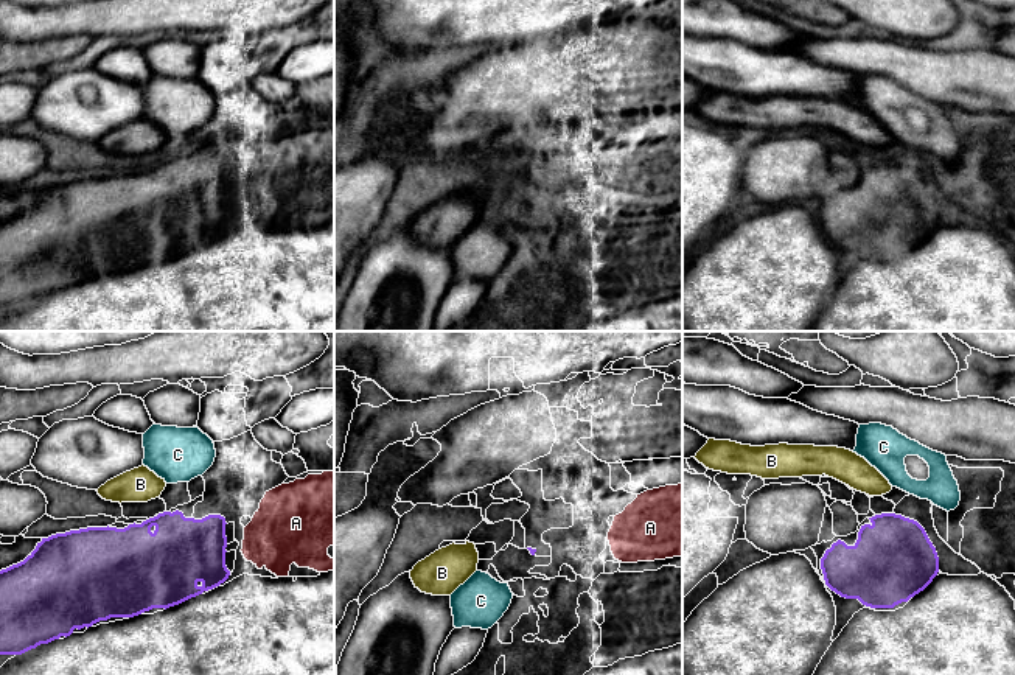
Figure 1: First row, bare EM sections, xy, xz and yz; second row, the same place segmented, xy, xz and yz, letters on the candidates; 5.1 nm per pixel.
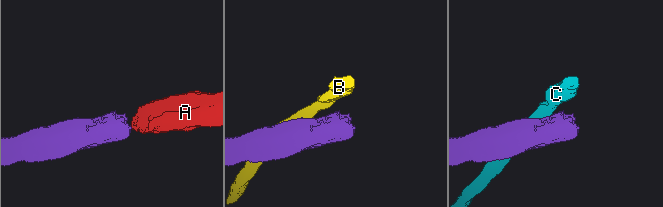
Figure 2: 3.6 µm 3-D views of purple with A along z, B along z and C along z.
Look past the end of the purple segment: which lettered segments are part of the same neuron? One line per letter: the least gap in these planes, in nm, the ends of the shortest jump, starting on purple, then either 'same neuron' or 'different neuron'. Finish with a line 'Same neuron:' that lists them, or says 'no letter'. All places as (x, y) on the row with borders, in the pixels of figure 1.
A: 80 nm apart; from purple across xy (226, 551), (241, 551); same neuron
B: 80 nm apart; from purple across xy (159, 514), (154, 498); different neuron
C: 120 nm apart; from purple across yz (913, 520), (920, 498); different neuron
Same neuron: A

